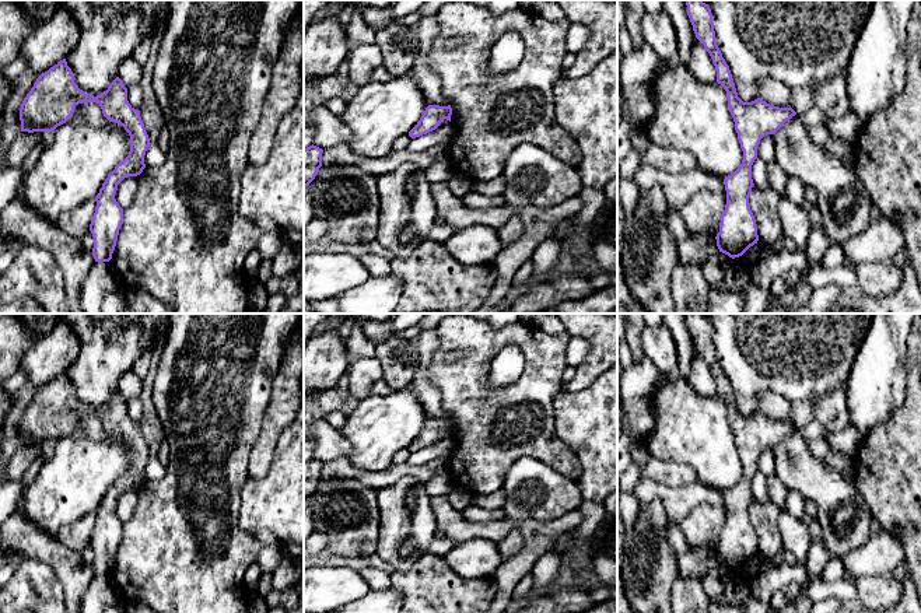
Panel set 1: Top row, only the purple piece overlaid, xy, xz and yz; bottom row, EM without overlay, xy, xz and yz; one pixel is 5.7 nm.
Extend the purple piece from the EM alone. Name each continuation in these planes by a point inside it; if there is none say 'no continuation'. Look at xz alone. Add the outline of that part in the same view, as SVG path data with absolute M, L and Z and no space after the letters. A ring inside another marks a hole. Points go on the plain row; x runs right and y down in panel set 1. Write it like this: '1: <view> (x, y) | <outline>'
no continuation

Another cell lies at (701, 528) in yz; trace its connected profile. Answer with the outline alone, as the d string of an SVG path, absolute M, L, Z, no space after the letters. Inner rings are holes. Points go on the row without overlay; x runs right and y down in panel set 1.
M698 504L677 526L690 549L717 550L725 518L726 511L721 507Z

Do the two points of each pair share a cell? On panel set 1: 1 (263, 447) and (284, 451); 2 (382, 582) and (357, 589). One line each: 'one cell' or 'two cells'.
1: two cells
2: two cells

